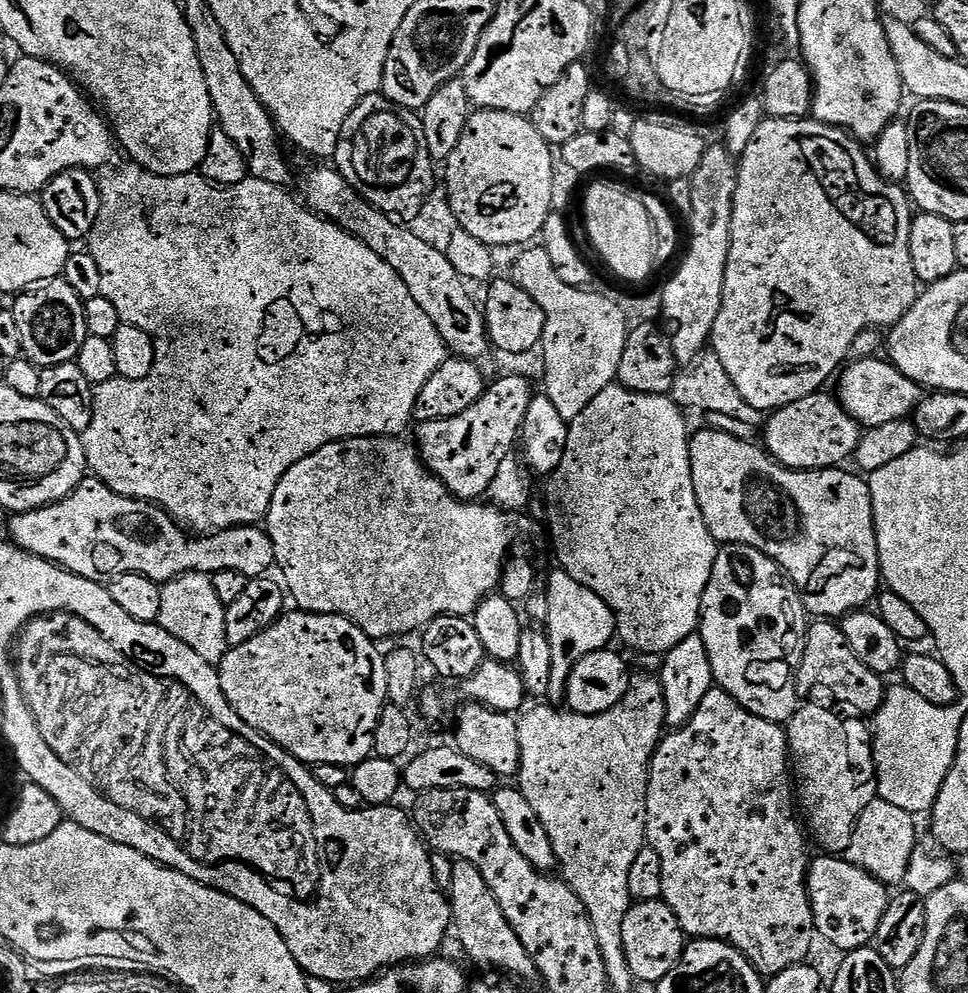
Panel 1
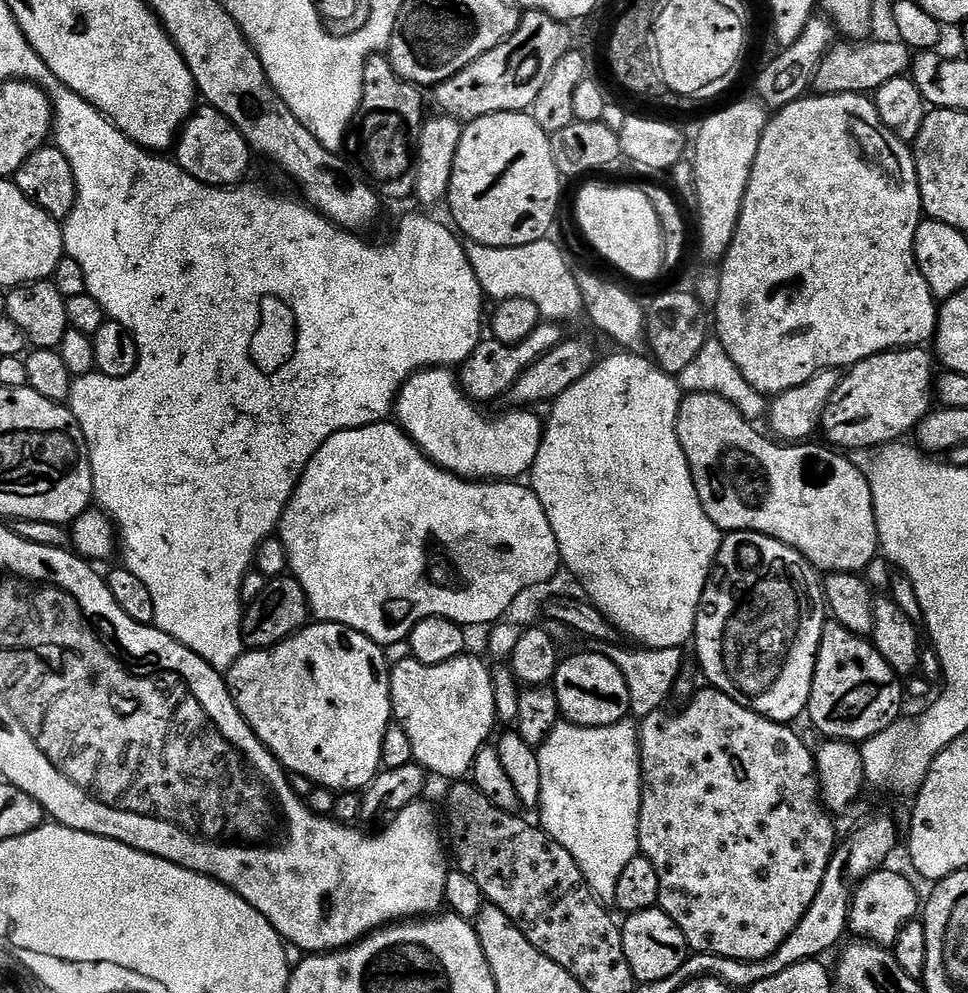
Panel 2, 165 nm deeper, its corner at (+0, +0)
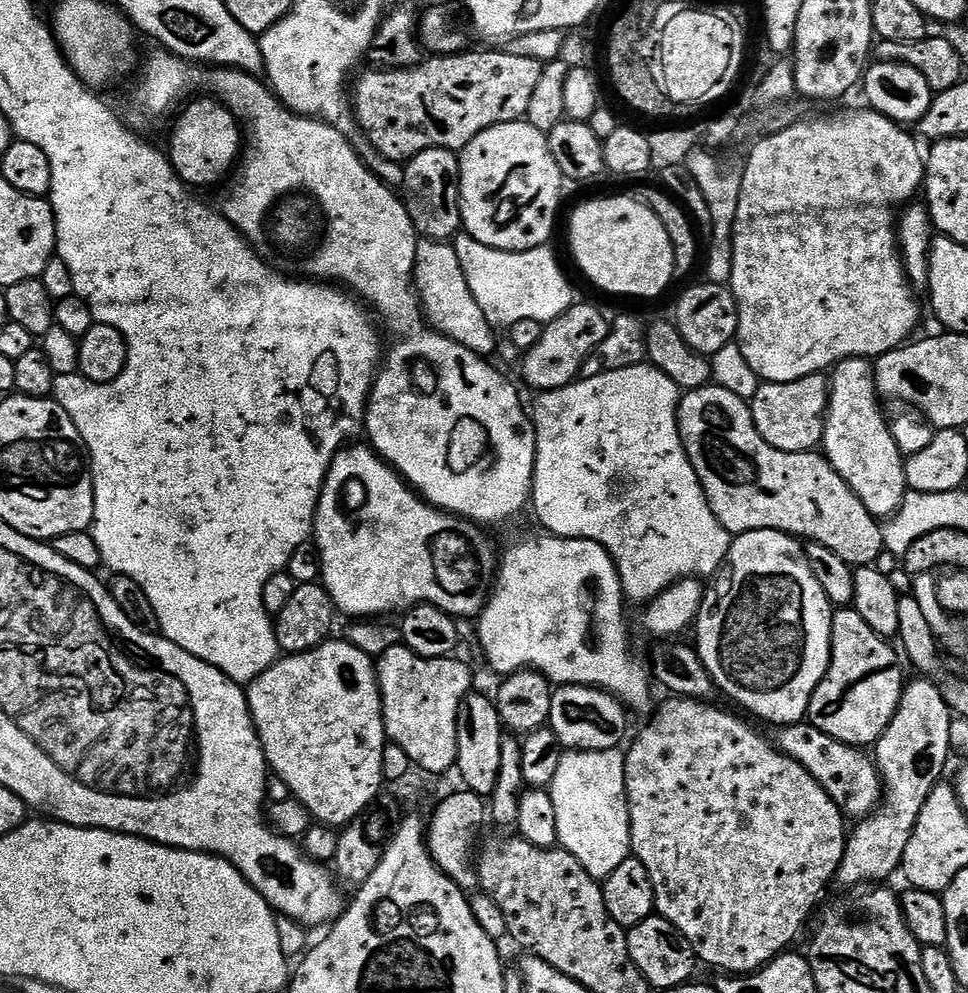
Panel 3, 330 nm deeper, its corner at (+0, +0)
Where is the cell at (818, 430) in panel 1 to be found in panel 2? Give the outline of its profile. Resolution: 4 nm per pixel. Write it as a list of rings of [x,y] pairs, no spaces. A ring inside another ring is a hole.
[[[917,346],[879,352],[877,356],[853,364],[839,377],[820,420],[819,427],[828,435],[827,443],[836,450],[876,450],[903,441],[907,432],[908,435],[915,433],[934,408],[932,360],[934,364],[933,353],[927,347]]]

